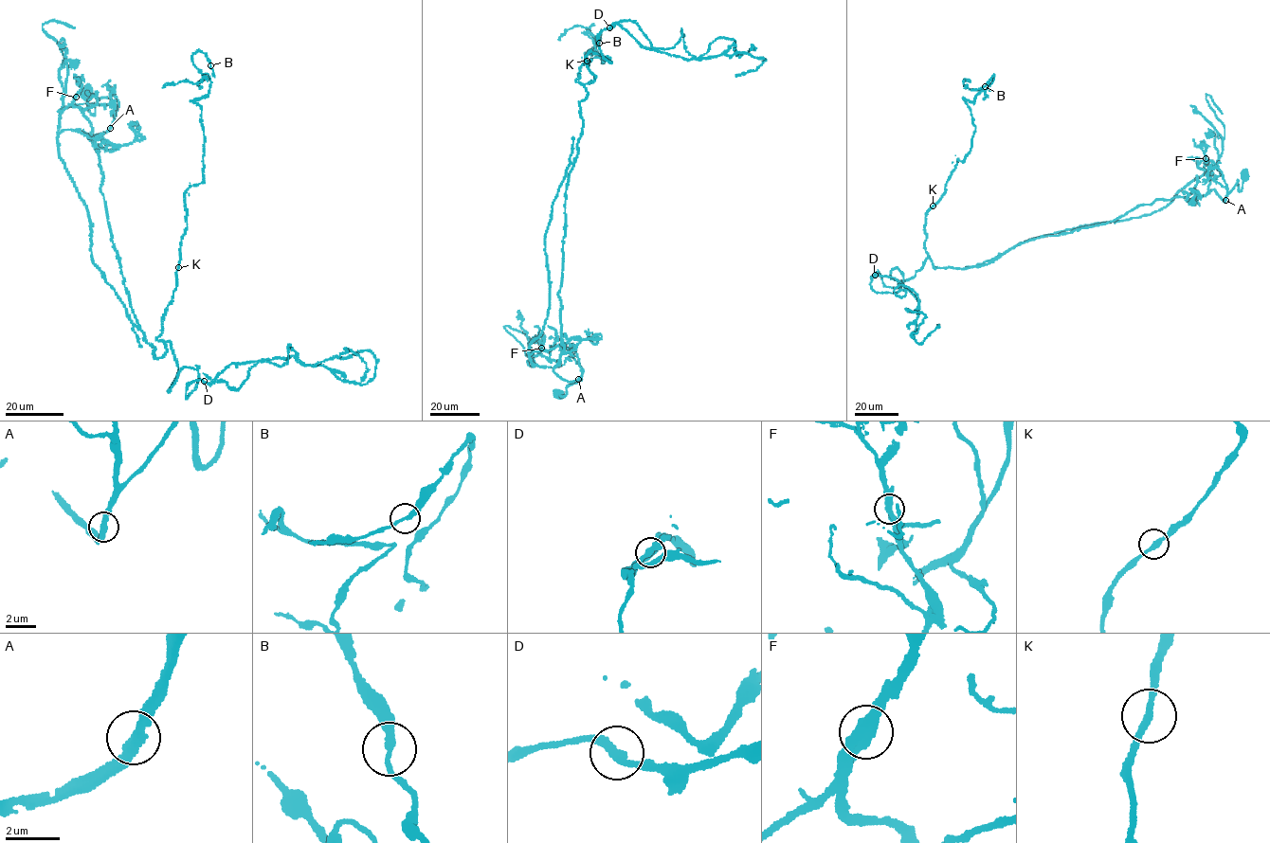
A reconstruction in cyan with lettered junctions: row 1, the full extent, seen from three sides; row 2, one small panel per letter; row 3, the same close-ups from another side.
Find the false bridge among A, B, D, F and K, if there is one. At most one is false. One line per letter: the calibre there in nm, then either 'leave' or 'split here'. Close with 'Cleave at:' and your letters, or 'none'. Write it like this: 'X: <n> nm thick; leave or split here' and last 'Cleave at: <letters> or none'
A: 320 nm thick; leave
B: 240 nm thick; leave
D: 300 nm thick; leave
F: 400 nm thick; split here
K: 260 nm thick; leave
Cleave at: F

